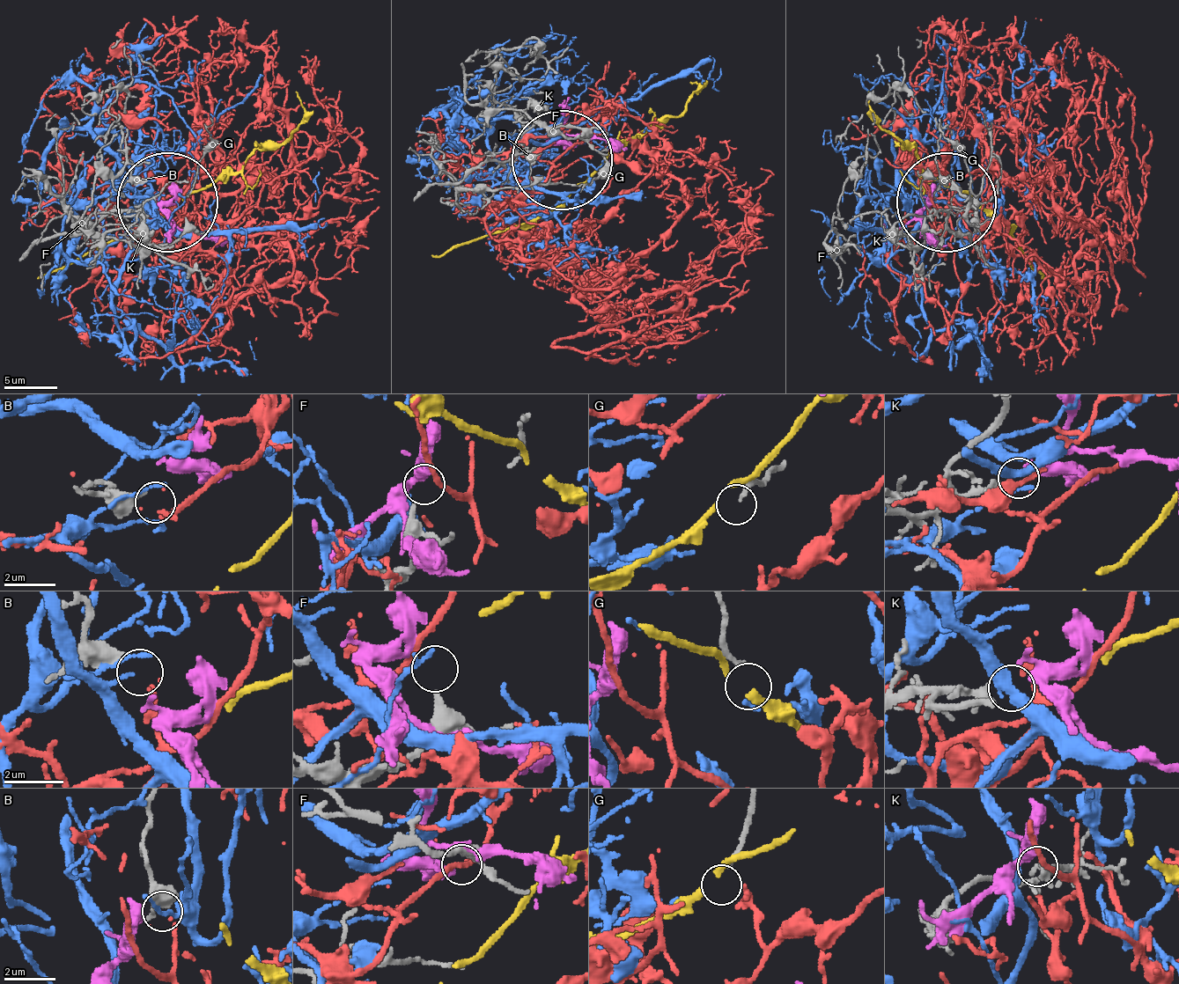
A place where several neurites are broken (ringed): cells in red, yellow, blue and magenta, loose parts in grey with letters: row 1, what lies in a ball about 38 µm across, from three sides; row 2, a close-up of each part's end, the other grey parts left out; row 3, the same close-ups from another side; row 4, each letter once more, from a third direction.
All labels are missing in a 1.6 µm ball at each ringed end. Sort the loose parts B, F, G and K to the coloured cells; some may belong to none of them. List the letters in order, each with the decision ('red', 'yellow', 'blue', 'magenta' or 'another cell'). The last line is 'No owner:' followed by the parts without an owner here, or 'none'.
B: red
F: another cell
G: yellow
K: magenta
No owner: F

